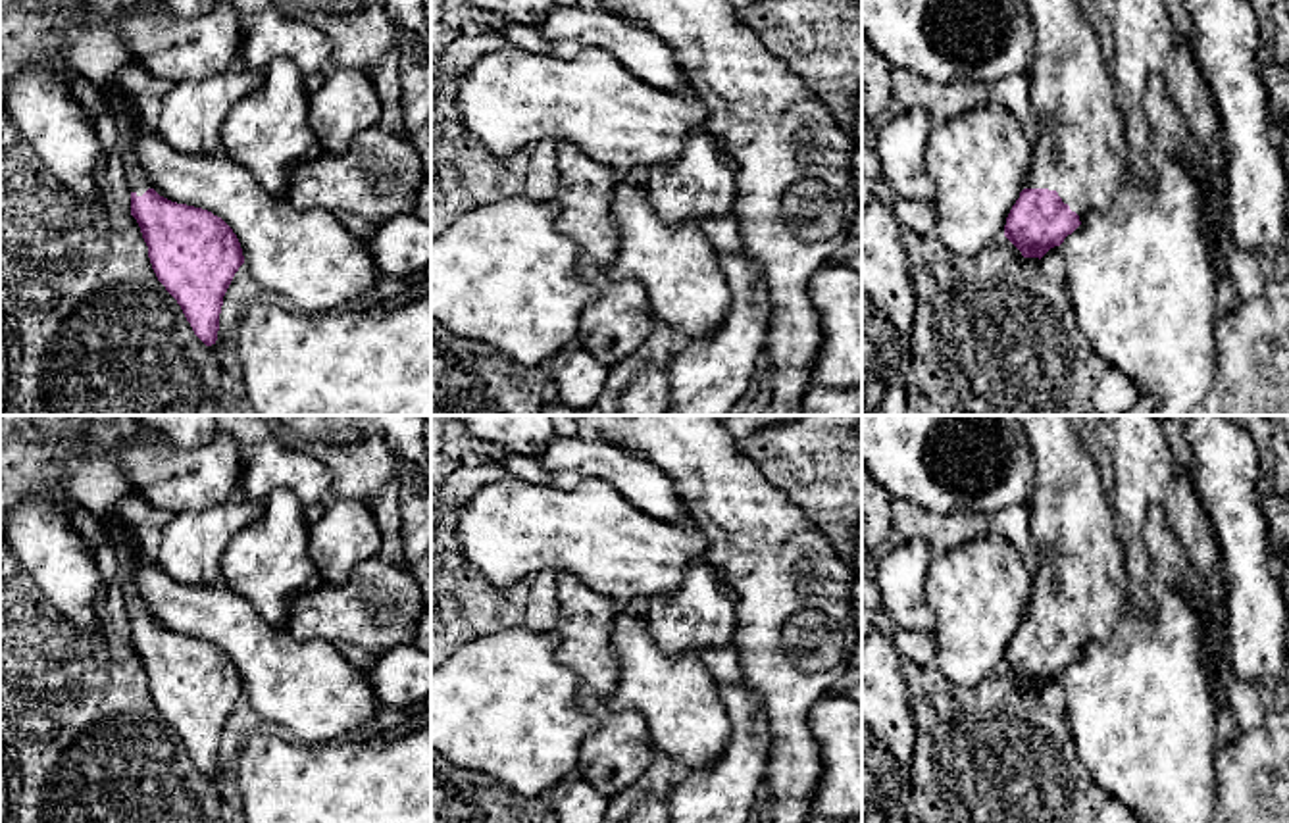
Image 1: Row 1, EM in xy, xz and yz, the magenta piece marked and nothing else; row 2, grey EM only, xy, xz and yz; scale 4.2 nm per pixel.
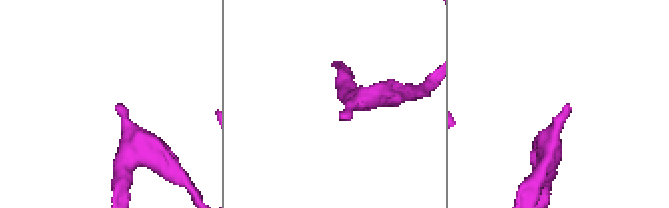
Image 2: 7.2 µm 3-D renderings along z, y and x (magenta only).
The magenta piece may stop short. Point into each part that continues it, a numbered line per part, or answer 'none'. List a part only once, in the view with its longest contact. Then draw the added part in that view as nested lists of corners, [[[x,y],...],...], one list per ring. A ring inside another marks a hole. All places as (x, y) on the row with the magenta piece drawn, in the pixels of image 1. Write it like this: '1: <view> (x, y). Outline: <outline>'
1: yz (1080, 152). Outline: [[[1075,0],[1024,4],[1035,37],[1029,106],[1037,127],[1024,188],[1056,190],[1081,221],[1089,210],[1110,210],[1131,171],[1112,73]]]

